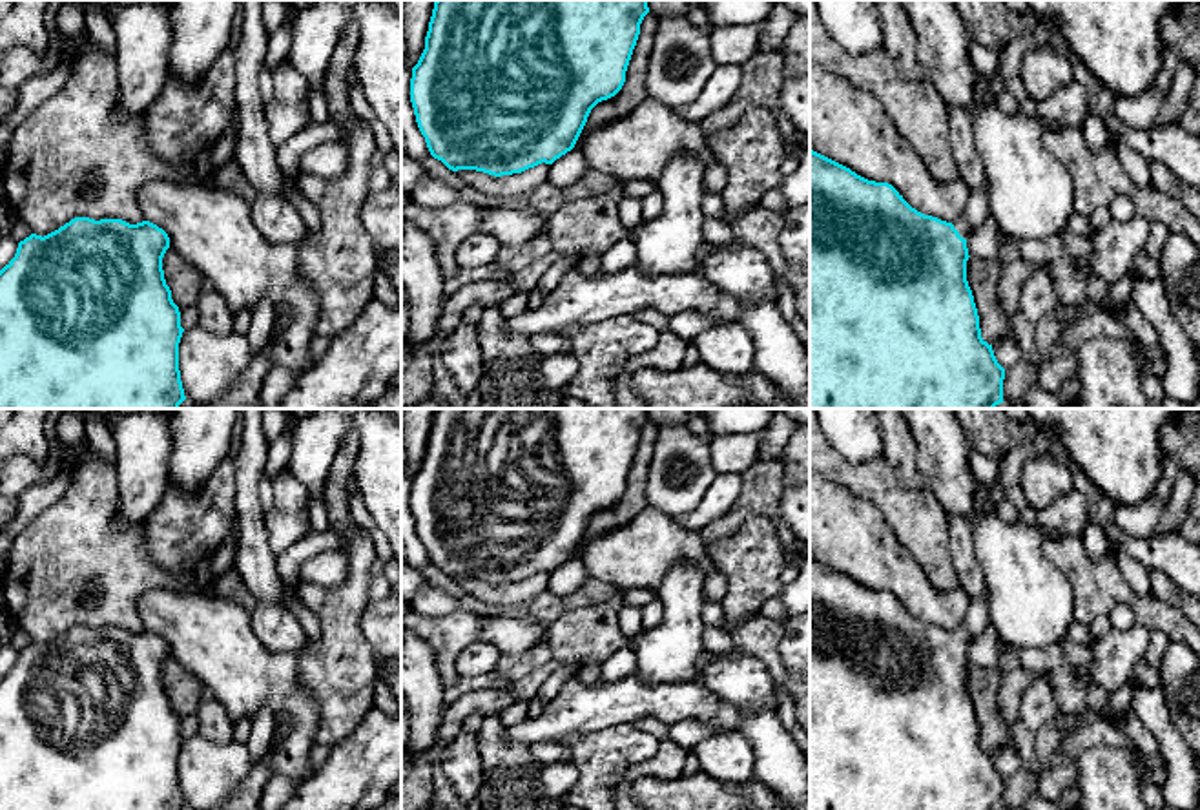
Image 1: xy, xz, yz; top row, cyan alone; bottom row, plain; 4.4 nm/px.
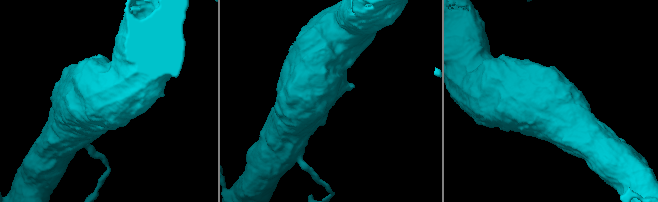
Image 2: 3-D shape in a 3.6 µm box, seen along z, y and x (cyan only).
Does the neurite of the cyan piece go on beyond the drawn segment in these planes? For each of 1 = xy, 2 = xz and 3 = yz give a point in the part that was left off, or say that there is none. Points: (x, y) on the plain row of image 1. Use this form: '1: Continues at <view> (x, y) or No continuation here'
1: No continuation here
2: No continuation here
3: Continues at yz (976, 621)

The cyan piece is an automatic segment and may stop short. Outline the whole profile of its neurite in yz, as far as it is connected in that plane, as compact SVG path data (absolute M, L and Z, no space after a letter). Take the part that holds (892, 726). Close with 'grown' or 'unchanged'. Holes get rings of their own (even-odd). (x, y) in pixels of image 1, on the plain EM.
M810 558L810 810L1003 810L1005 777L981 746L979 724L967 690L967 646L990 624L987 598L972 598L965 620L952 631L912 617L888 591L868 589Z; grown

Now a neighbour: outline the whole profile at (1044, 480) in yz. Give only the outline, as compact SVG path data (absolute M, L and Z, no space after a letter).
M1049 454L1025 463L1021 489L1036 511L1074 491L1069 469Z

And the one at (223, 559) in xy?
M235 524L210 560L210 569L215 576L215 582L235 564L235 553L239 545L239 540L235 538L237 529L239 525Z

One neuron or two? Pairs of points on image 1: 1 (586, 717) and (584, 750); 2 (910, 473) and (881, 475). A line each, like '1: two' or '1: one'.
1: two
2: two

